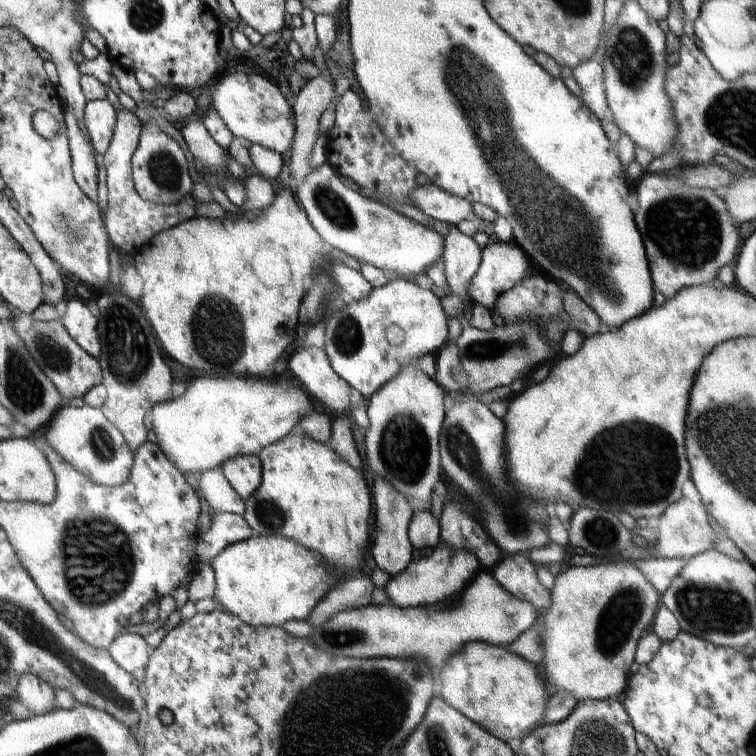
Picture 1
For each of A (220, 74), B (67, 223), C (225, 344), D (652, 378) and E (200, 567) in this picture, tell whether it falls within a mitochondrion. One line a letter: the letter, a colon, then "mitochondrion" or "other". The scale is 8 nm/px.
A: other
B: mitochondrion
C: mitochondrion
D: other
E: other

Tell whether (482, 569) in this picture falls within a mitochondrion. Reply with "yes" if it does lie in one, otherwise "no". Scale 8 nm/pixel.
no

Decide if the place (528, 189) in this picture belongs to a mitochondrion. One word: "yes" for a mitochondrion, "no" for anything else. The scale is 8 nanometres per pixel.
yes

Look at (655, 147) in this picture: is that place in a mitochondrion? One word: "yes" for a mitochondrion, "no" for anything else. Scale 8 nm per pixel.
no

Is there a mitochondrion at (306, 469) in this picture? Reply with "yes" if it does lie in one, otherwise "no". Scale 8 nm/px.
no

